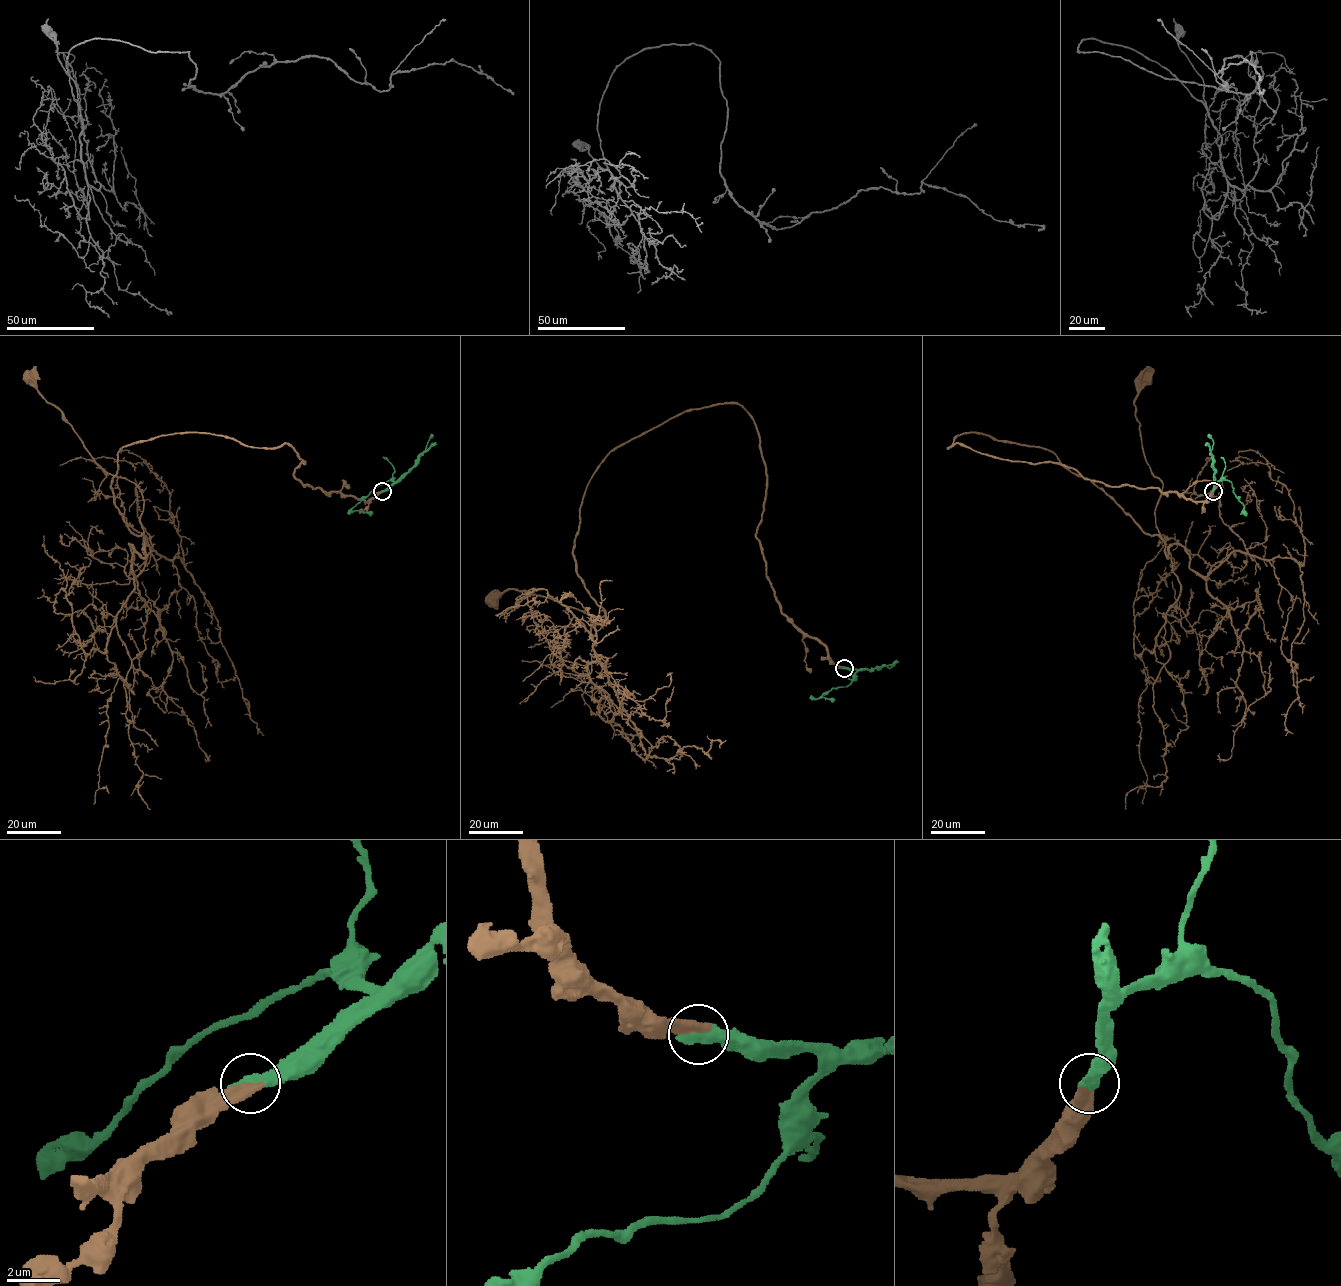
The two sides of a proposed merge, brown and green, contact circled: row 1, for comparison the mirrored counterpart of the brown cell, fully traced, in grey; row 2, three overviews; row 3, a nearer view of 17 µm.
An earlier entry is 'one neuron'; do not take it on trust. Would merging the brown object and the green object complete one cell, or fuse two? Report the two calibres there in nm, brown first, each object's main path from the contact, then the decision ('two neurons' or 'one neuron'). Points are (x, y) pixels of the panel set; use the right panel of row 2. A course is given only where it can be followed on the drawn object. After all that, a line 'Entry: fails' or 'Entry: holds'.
calibres 440 and 500 nm; course brown (1212, 491), (1193, 501), (949, 448), (977, 433), (1050, 450), (1158, 534), (1162, 482), (1134, 404), (1145, 380); course green (1212, 491), (1215, 483), (1228, 480), (1245, 514); one neuron
Entry: holds

